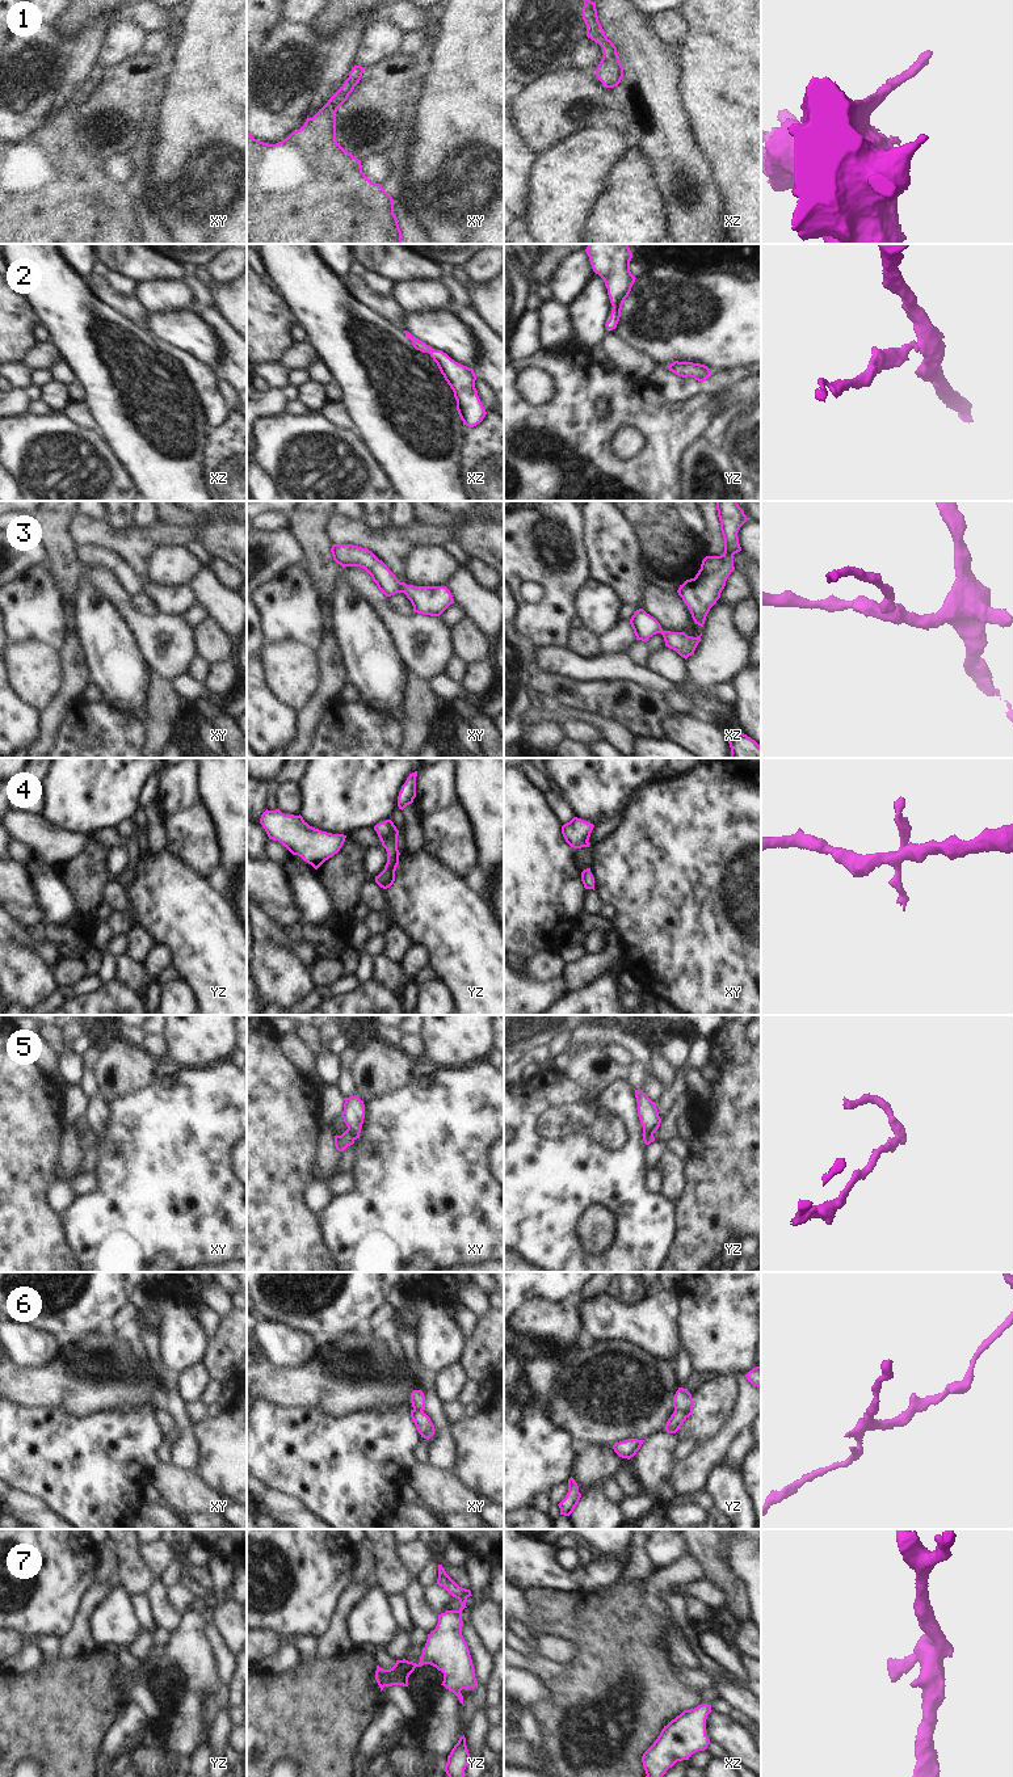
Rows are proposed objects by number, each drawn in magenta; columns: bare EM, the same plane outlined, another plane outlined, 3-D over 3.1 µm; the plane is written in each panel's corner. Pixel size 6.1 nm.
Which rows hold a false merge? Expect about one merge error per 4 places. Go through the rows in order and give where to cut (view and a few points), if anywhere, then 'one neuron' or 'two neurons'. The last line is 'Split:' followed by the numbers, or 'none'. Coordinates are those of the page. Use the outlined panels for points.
1: no cut | one neuron
2: no cut | one neuron
3: no cut | one neuron
4: yz (396, 834), (392, 833), (382, 843) | two neurons
5: xy (348, 1128), (356, 1138) | two neurons
6: no cut | one neuron
7: no cut | one neuron
Split: 4, 5

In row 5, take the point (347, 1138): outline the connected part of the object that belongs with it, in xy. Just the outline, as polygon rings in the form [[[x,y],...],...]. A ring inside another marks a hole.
[[[346,1129],[341,1136],[335,1136],[335,1146],[339,1151],[344,1151],[348,1146],[354,1144],[354,1136]]]

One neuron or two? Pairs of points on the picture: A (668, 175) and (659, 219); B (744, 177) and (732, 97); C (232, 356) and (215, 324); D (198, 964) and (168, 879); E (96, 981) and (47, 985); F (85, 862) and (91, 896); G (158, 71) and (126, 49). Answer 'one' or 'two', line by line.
A: two
B: one
C: one
D: one
E: two
F: one
G: two

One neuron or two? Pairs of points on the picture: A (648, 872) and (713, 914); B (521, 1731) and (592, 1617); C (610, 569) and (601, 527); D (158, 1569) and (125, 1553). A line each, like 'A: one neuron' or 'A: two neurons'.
A: one neuron
B: two neurons
C: one neuron
D: two neurons

